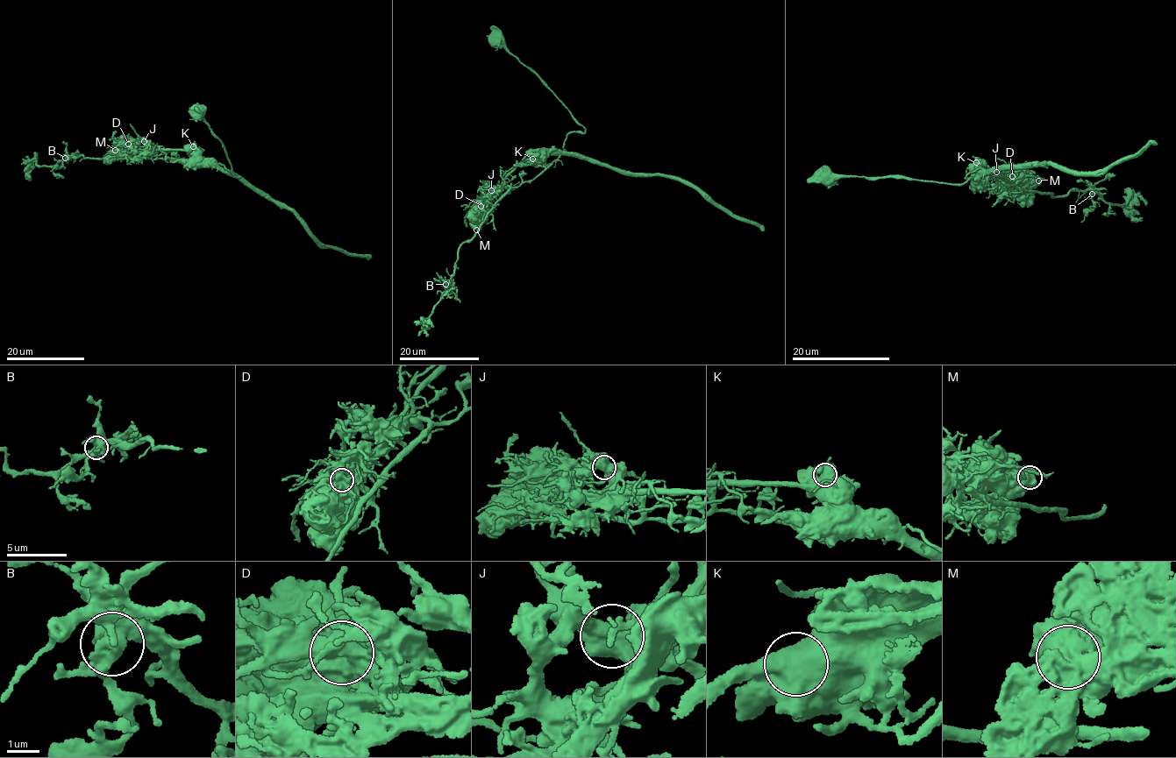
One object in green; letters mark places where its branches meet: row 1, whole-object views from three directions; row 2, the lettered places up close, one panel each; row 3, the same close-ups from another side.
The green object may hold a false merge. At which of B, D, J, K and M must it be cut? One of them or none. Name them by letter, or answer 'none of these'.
D

